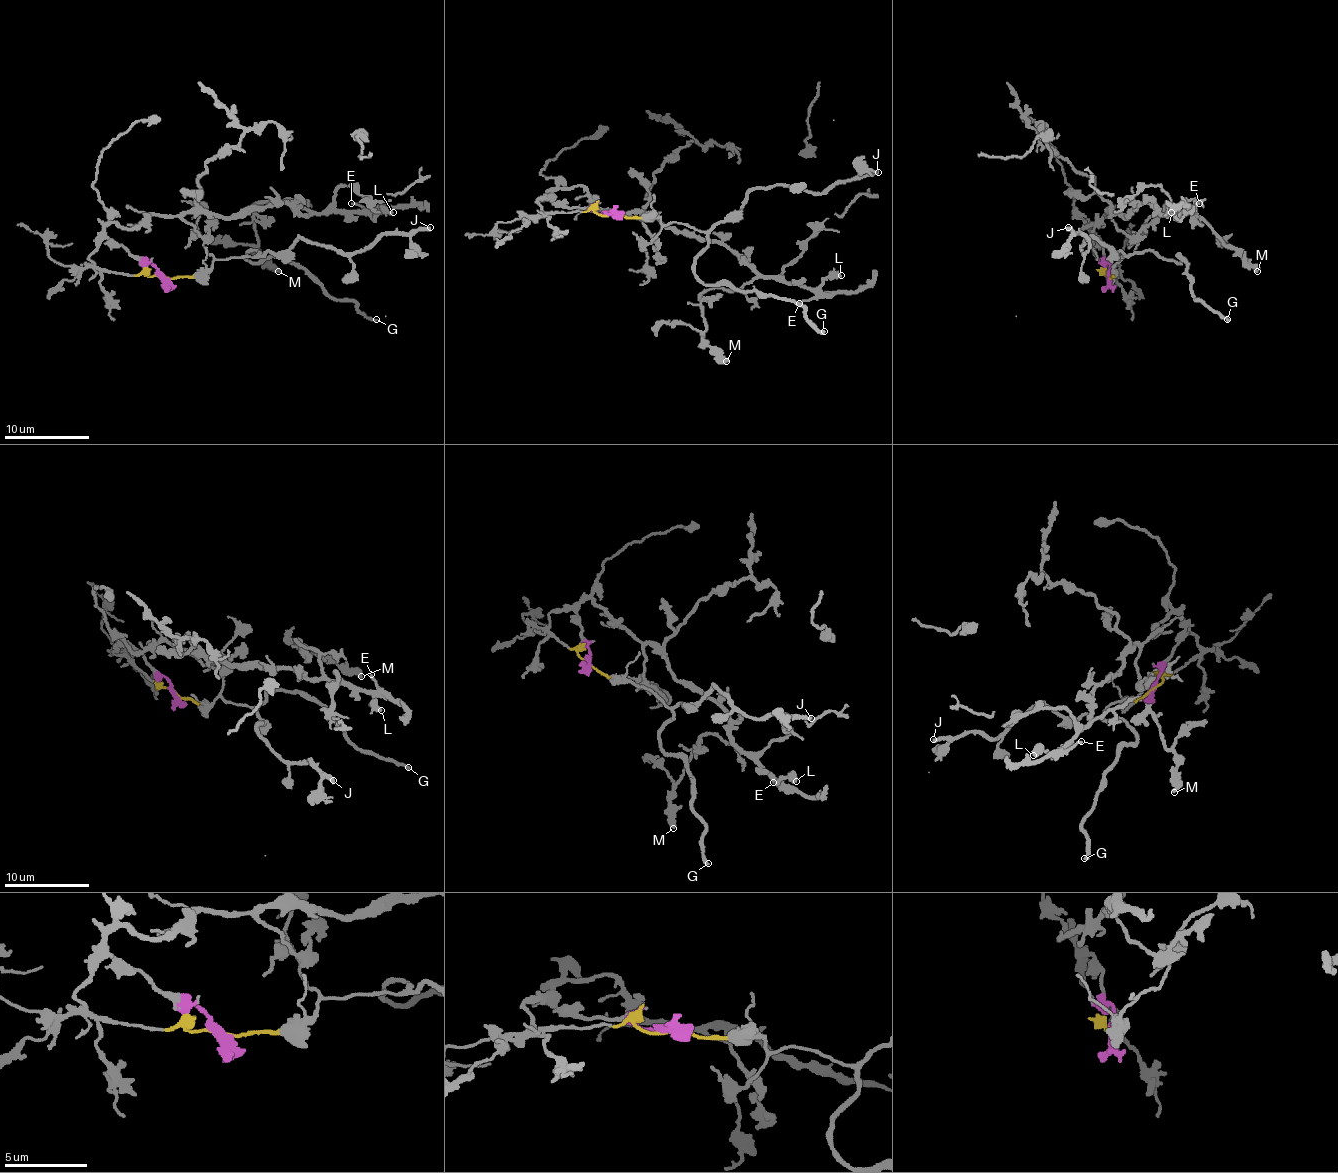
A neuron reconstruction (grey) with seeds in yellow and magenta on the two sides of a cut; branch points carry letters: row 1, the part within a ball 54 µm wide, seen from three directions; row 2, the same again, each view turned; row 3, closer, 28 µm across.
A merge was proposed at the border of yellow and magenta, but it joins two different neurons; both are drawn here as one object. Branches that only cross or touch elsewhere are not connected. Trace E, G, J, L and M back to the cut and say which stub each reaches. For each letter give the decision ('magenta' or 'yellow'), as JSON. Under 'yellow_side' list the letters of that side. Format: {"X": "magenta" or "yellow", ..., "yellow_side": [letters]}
{"E": "magenta", "G": "yellow", "J": "yellow", "L": "magenta", "M": "magenta", "yellow_side": ["G", "J"]}

